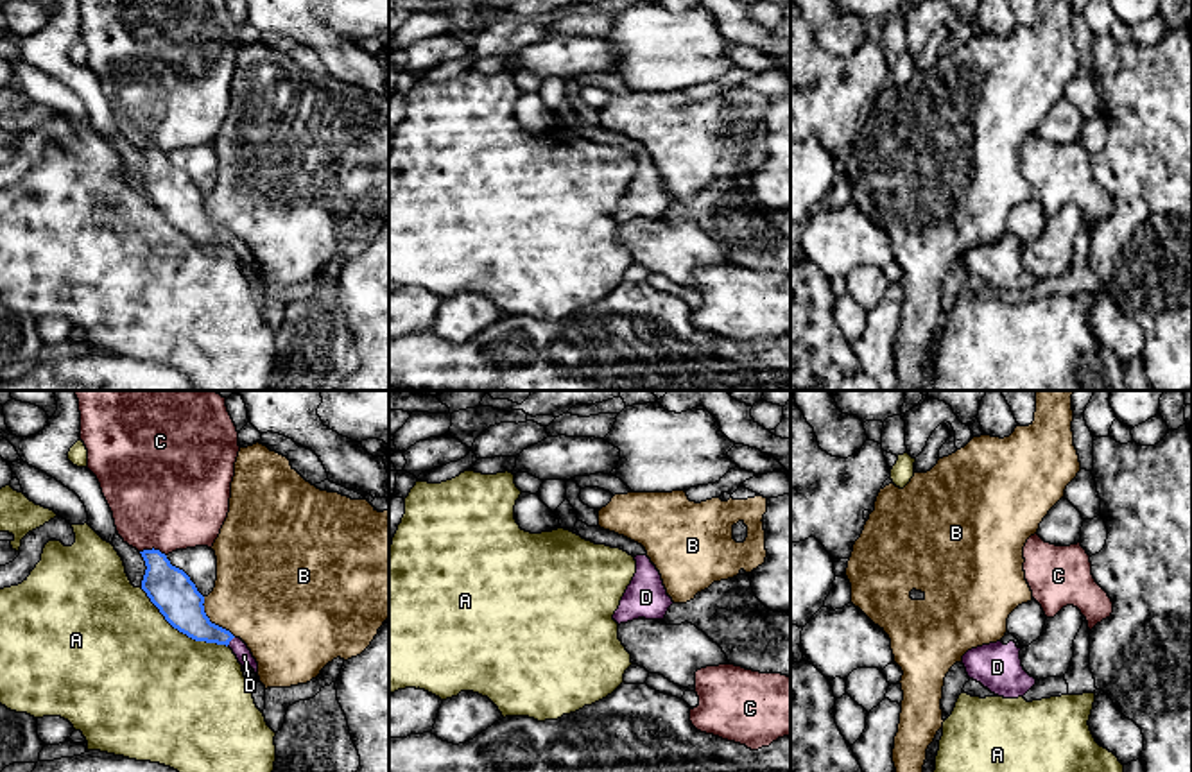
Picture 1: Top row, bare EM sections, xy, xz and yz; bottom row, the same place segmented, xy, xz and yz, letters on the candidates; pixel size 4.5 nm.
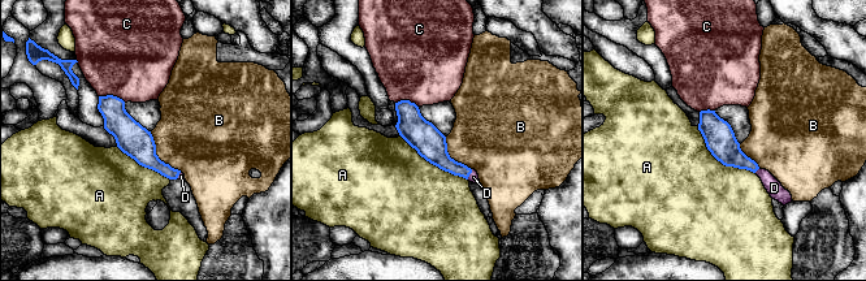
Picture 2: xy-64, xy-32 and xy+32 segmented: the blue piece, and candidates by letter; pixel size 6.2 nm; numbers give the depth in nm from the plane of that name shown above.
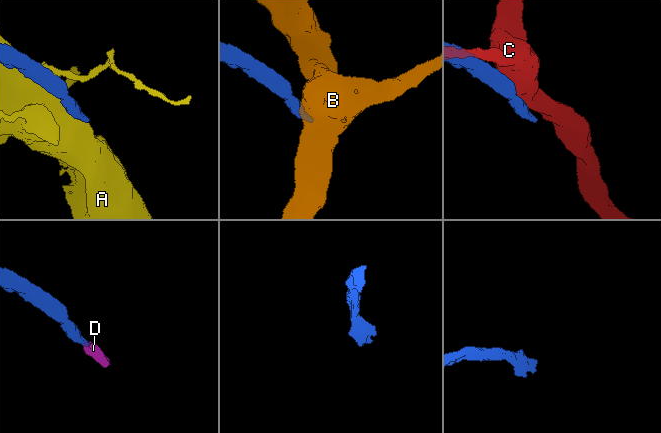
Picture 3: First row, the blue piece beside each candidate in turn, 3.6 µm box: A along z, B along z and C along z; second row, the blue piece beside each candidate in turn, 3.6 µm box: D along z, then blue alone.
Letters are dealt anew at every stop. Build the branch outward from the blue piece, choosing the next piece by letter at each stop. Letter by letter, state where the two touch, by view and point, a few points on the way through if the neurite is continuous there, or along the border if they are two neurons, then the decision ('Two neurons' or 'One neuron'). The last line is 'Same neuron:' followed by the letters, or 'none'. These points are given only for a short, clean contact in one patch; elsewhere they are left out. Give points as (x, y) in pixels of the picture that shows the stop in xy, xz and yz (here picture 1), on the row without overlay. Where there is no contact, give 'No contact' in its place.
A: Touches blue at xy (181, 230). Two neurons
B: Touches blue at xy (210, 221). Two neurons
C: Touches blue at xy (153, 147). Two neurons
D: Touches blue at xy (230, 239). Path across: xy (183, 208), (205, 230), (230, 239), (244, 255). One neuron
Same neuron: D

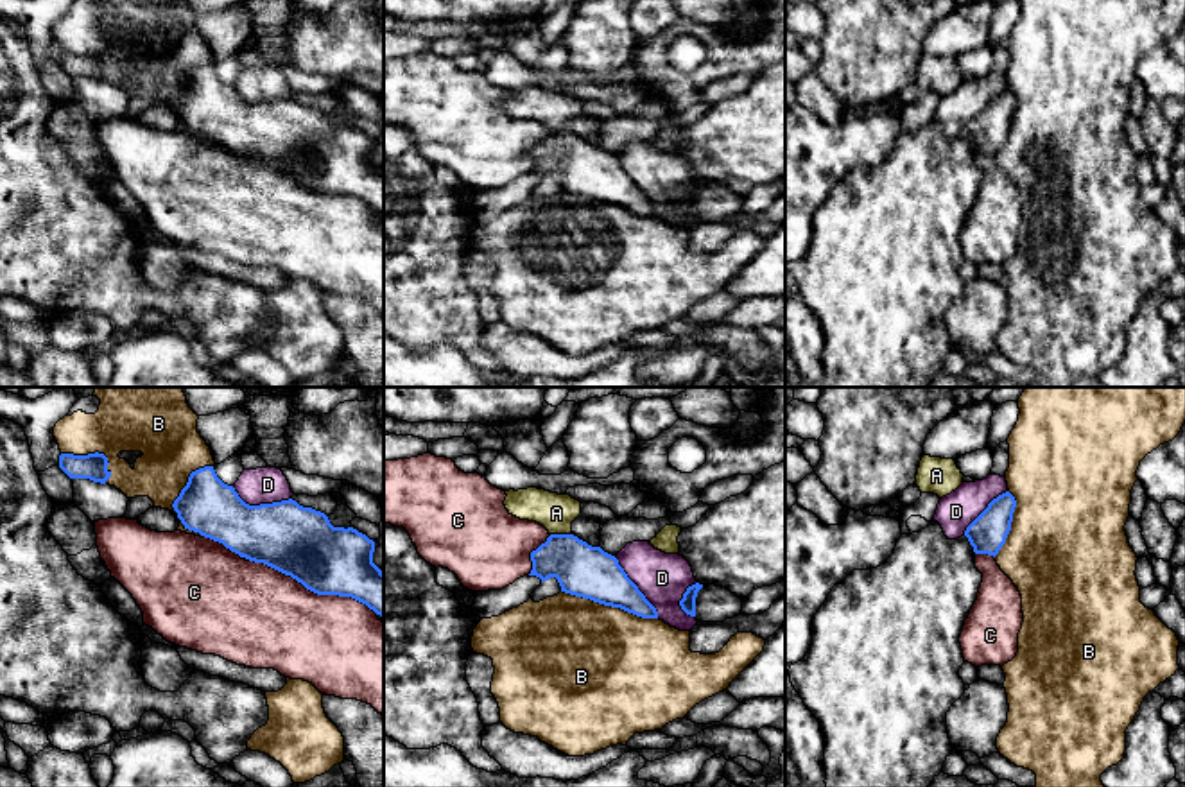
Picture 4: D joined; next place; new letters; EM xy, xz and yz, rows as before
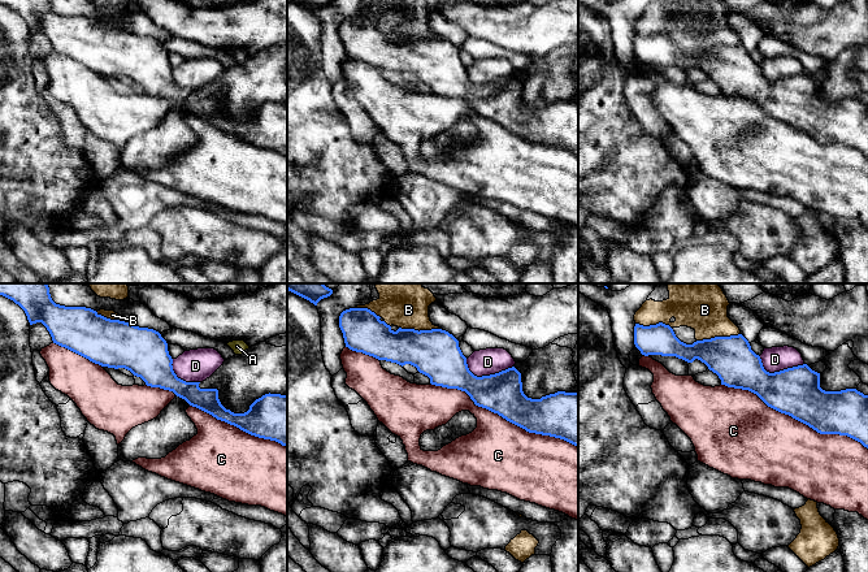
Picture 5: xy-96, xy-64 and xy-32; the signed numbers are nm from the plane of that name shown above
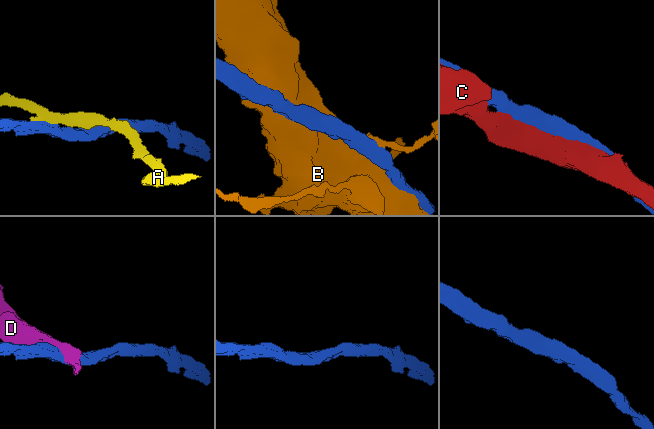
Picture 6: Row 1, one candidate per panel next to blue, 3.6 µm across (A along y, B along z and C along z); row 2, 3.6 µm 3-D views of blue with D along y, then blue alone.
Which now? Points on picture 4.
A: Touches blue at xz (560, 133). Boundary: xz (551, 131), (569, 133). Two neurons
B: Touches blue at xy (178, 95). Two neurons
C: Touches blue at xy (314, 190). Two neurons
D: Touches blue at xy (260, 103). Boundary: xy (232, 85), (250, 103), (271, 103), (291, 97). Two neurons
Same neuron: none

